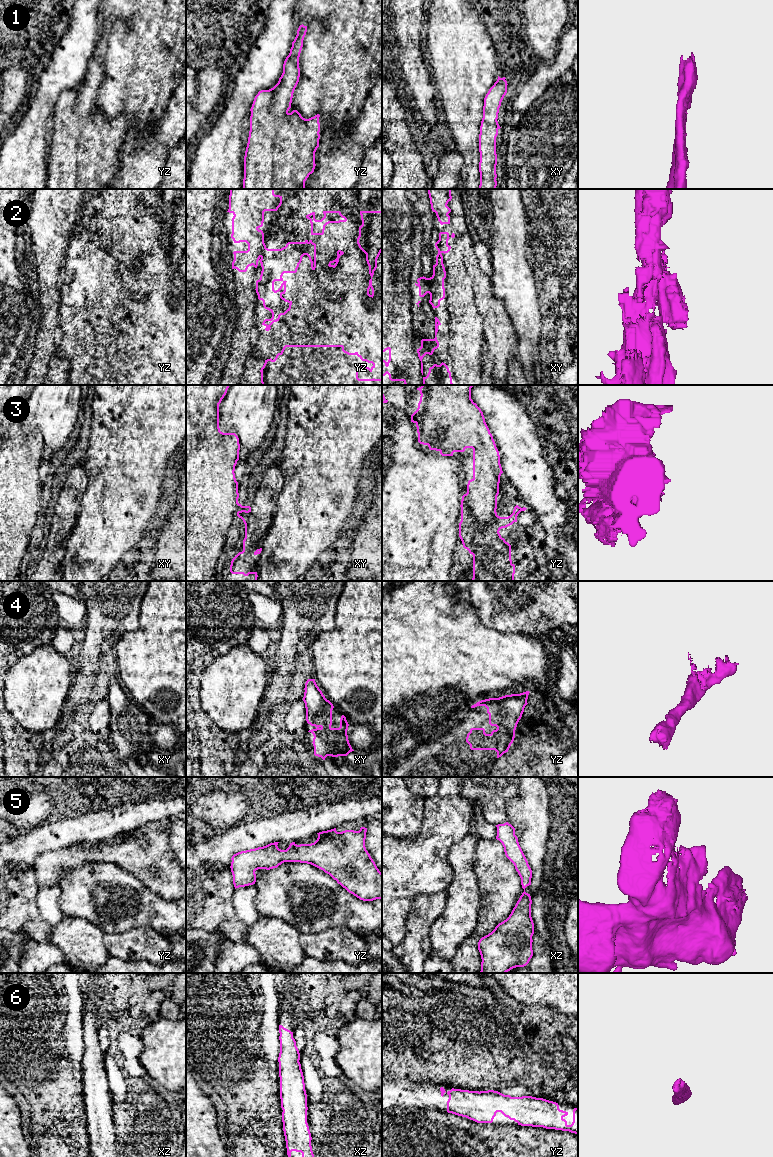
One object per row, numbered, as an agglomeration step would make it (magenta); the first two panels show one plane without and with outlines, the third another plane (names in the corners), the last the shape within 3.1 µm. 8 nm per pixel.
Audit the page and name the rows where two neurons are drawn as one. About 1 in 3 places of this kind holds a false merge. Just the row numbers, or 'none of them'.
2, 3

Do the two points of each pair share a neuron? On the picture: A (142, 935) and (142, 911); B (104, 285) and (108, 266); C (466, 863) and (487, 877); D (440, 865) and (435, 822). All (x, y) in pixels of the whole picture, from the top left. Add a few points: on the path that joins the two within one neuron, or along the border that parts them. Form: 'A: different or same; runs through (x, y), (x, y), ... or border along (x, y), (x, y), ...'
A: different; border along (119, 932), (134, 927), (150, 927), (163, 937)
B: same; runs through (104, 280), (108, 271)
C: different; border along (475, 845), (474, 873), (479, 891)
D: same; runs through (439, 854), (437, 851), (437, 833)

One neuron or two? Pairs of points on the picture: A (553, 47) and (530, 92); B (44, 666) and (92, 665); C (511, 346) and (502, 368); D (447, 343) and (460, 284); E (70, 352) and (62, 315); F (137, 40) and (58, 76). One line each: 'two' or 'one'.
A: two
B: two
C: one
D: one
E: one
F: two

